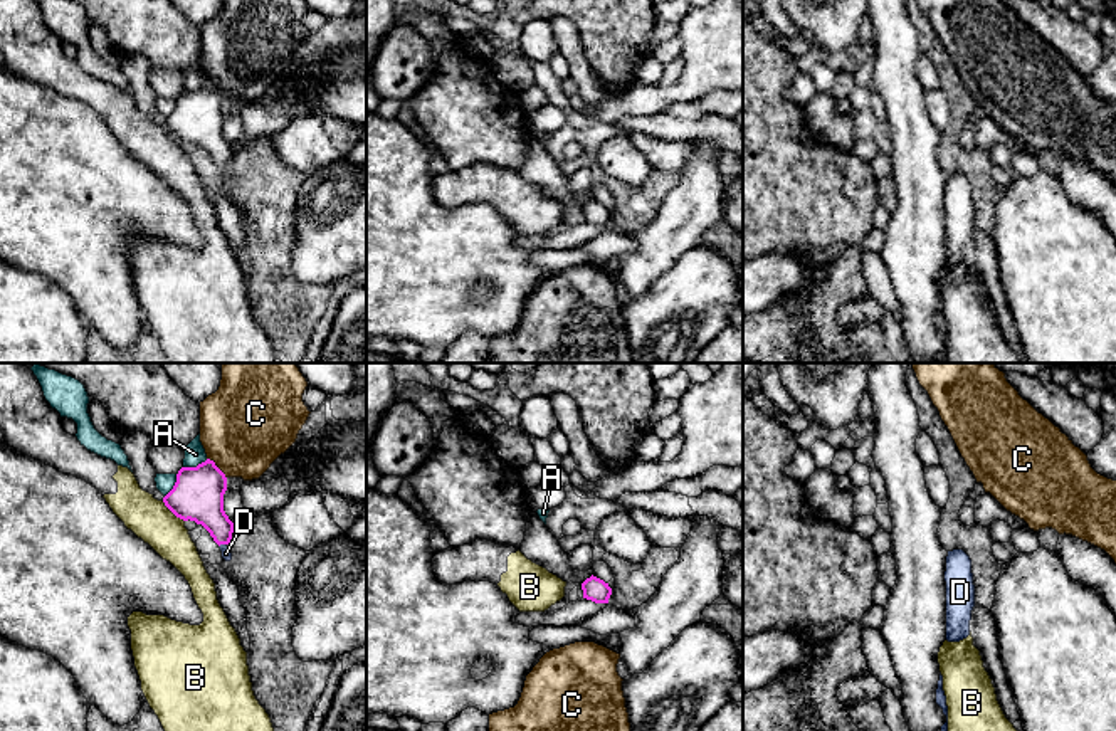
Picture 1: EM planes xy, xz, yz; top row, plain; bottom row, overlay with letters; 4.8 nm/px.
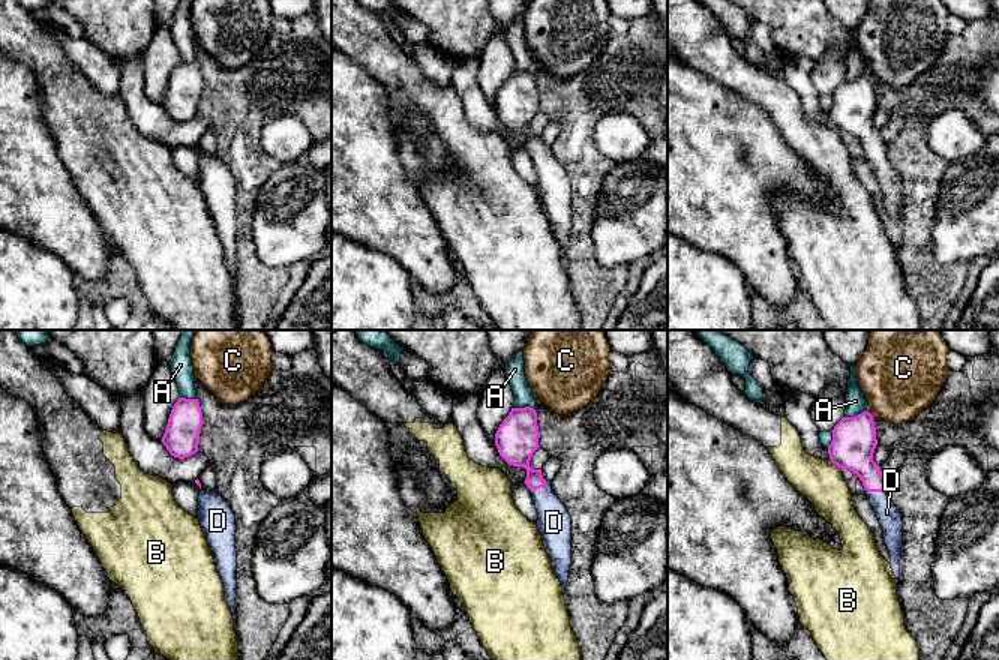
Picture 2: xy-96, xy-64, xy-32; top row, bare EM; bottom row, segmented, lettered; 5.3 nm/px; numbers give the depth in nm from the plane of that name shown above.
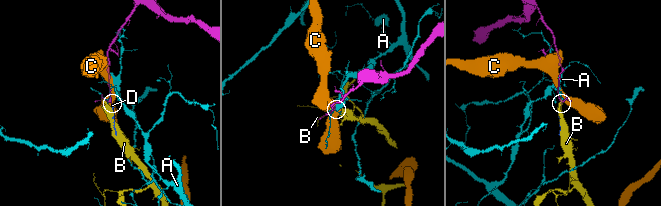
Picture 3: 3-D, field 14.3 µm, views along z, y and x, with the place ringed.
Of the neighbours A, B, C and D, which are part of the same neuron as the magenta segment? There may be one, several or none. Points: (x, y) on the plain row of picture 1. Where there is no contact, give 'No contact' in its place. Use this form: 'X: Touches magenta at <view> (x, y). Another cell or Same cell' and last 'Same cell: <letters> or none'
A: Touches magenta at xy (197, 89). Another cell
B: Touches magenta at xy (173, 136). Another cell
C: Touches magenta at xy (217, 91). Another cell
D: Touches magenta at xy (222, 167). Same cell
Same cell: D

